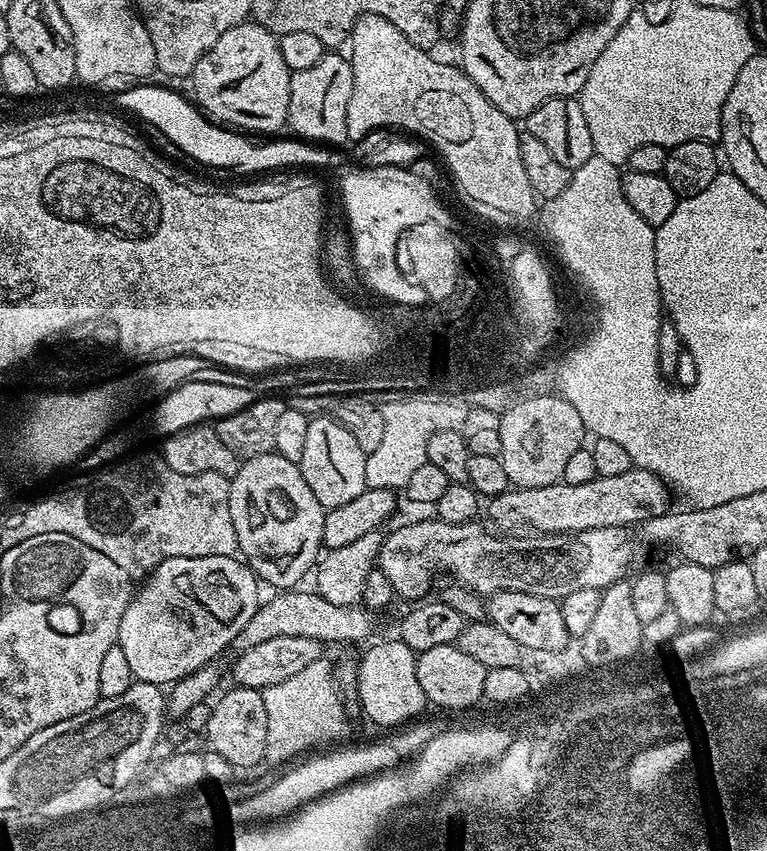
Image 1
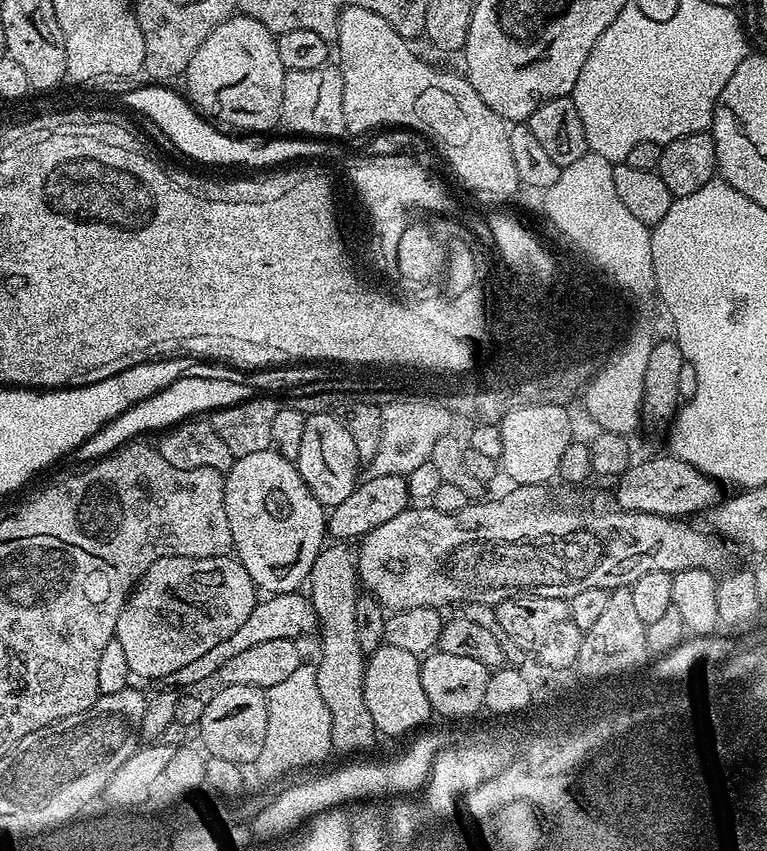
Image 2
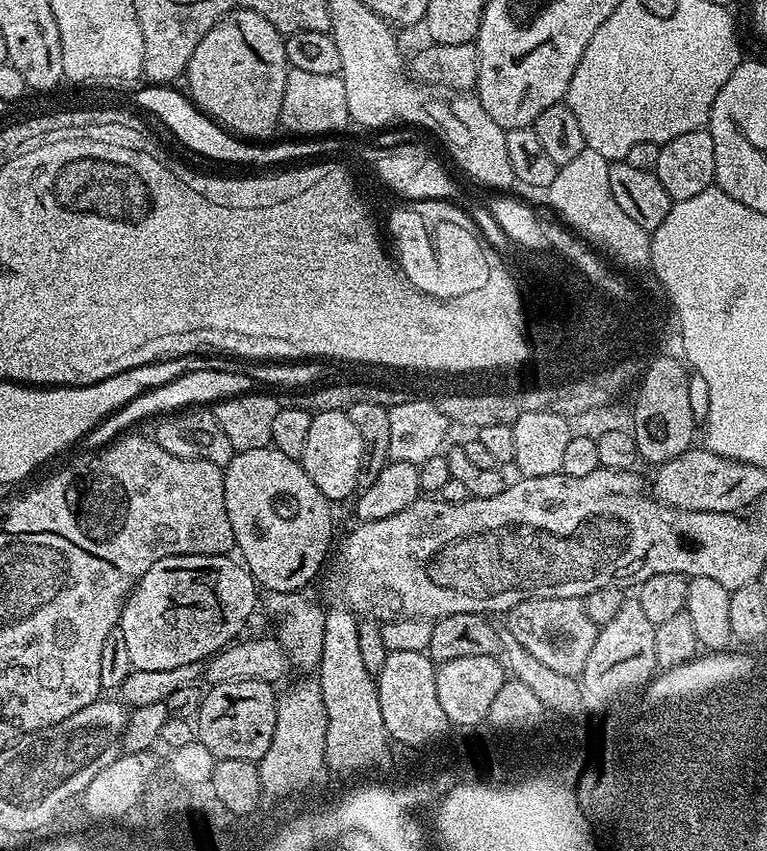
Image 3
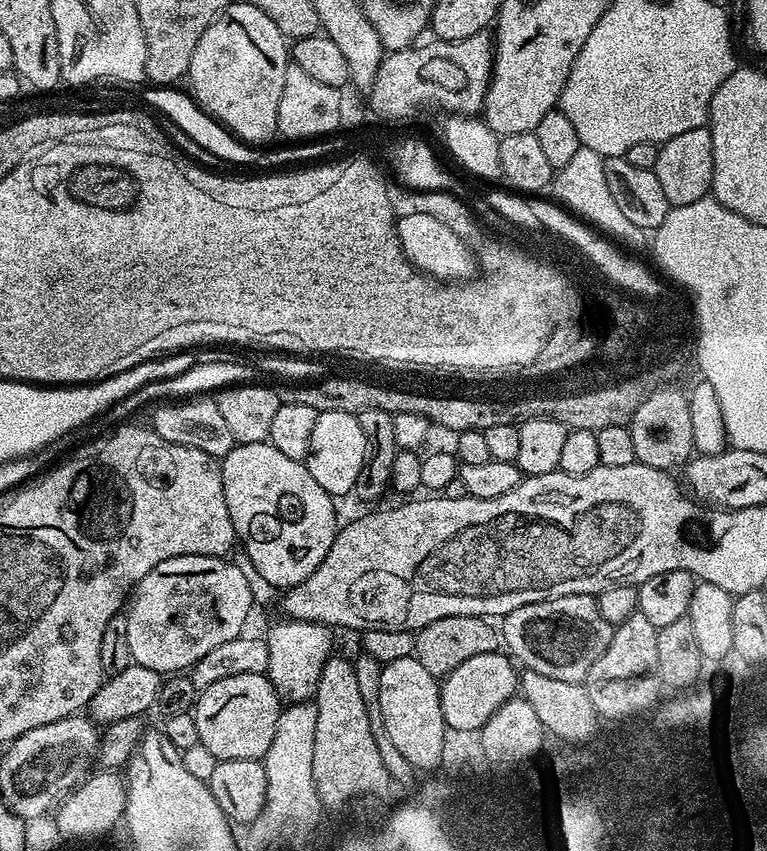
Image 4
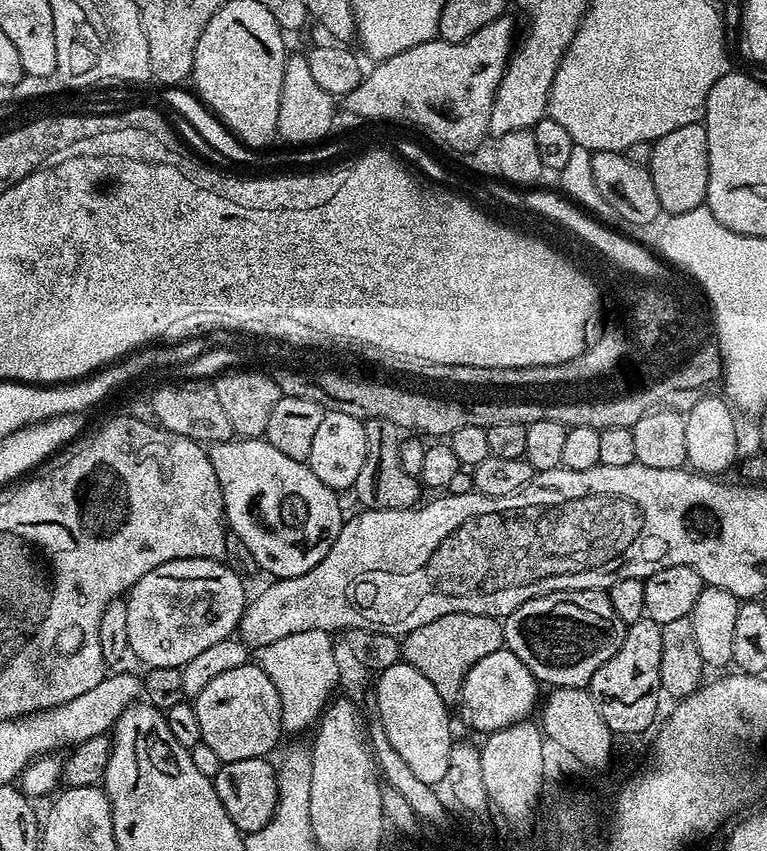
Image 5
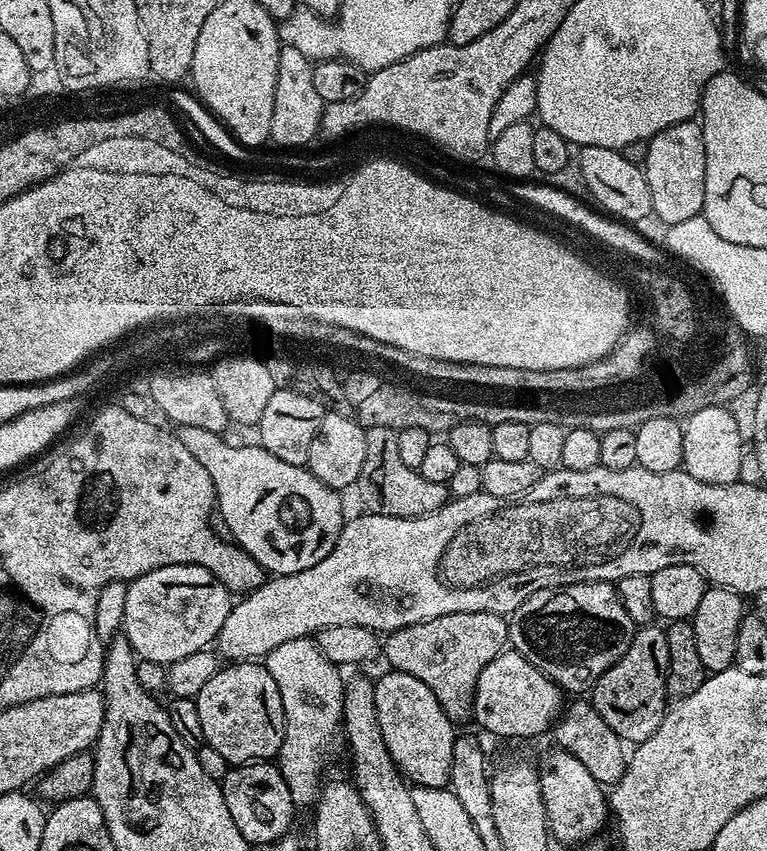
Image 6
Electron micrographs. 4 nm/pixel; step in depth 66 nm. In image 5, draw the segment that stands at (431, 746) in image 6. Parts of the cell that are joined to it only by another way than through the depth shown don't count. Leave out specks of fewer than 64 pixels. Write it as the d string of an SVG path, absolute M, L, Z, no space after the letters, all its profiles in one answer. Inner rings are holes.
M406 663L395 664L375 677L374 691L377 710L381 712L382 723L390 743L398 750L403 761L408 762L414 775L422 782L434 785L442 782L450 766L450 752L454 741L452 728L448 725L449 705L434 690L414 666Z

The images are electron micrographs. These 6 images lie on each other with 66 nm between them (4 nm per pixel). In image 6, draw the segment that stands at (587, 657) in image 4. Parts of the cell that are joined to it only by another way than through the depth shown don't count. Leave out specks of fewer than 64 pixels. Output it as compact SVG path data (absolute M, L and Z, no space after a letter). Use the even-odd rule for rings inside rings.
M591 580L538 590L507 617L508 644L565 693L587 693L630 646L637 625L626 614L615 583Z

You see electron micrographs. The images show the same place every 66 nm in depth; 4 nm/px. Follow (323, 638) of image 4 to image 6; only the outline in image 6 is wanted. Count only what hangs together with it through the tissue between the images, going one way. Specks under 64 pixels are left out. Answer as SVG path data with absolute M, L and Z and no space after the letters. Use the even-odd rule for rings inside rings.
M311 637L276 646L264 658L264 665L278 686L284 712L284 738L276 765L295 805L311 805L319 795L322 770L340 732L345 679L340 674L341 669L322 654Z

